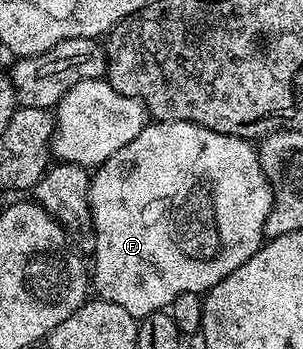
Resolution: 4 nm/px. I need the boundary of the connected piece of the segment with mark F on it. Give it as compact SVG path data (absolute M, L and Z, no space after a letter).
M158 120L146 123L145 128L139 130L139 134L135 134L135 138L127 142L127 146L123 146L123 150L115 150L115 154L111 154L107 162L103 162L96 168L89 181L89 209L93 219L95 237L91 253L91 259L93 259L93 264L91 260L92 287L100 299L115 302L115 306L123 306L127 314L138 318L147 317L152 312L162 311L168 304L175 302L179 294L188 292L204 294L219 282L223 282L223 278L227 278L231 270L239 270L239 266L243 266L243 262L247 262L251 254L260 250L266 239L267 214L272 208L273 187L269 185L263 174L256 147L248 139L240 135L228 136L186 120Z

